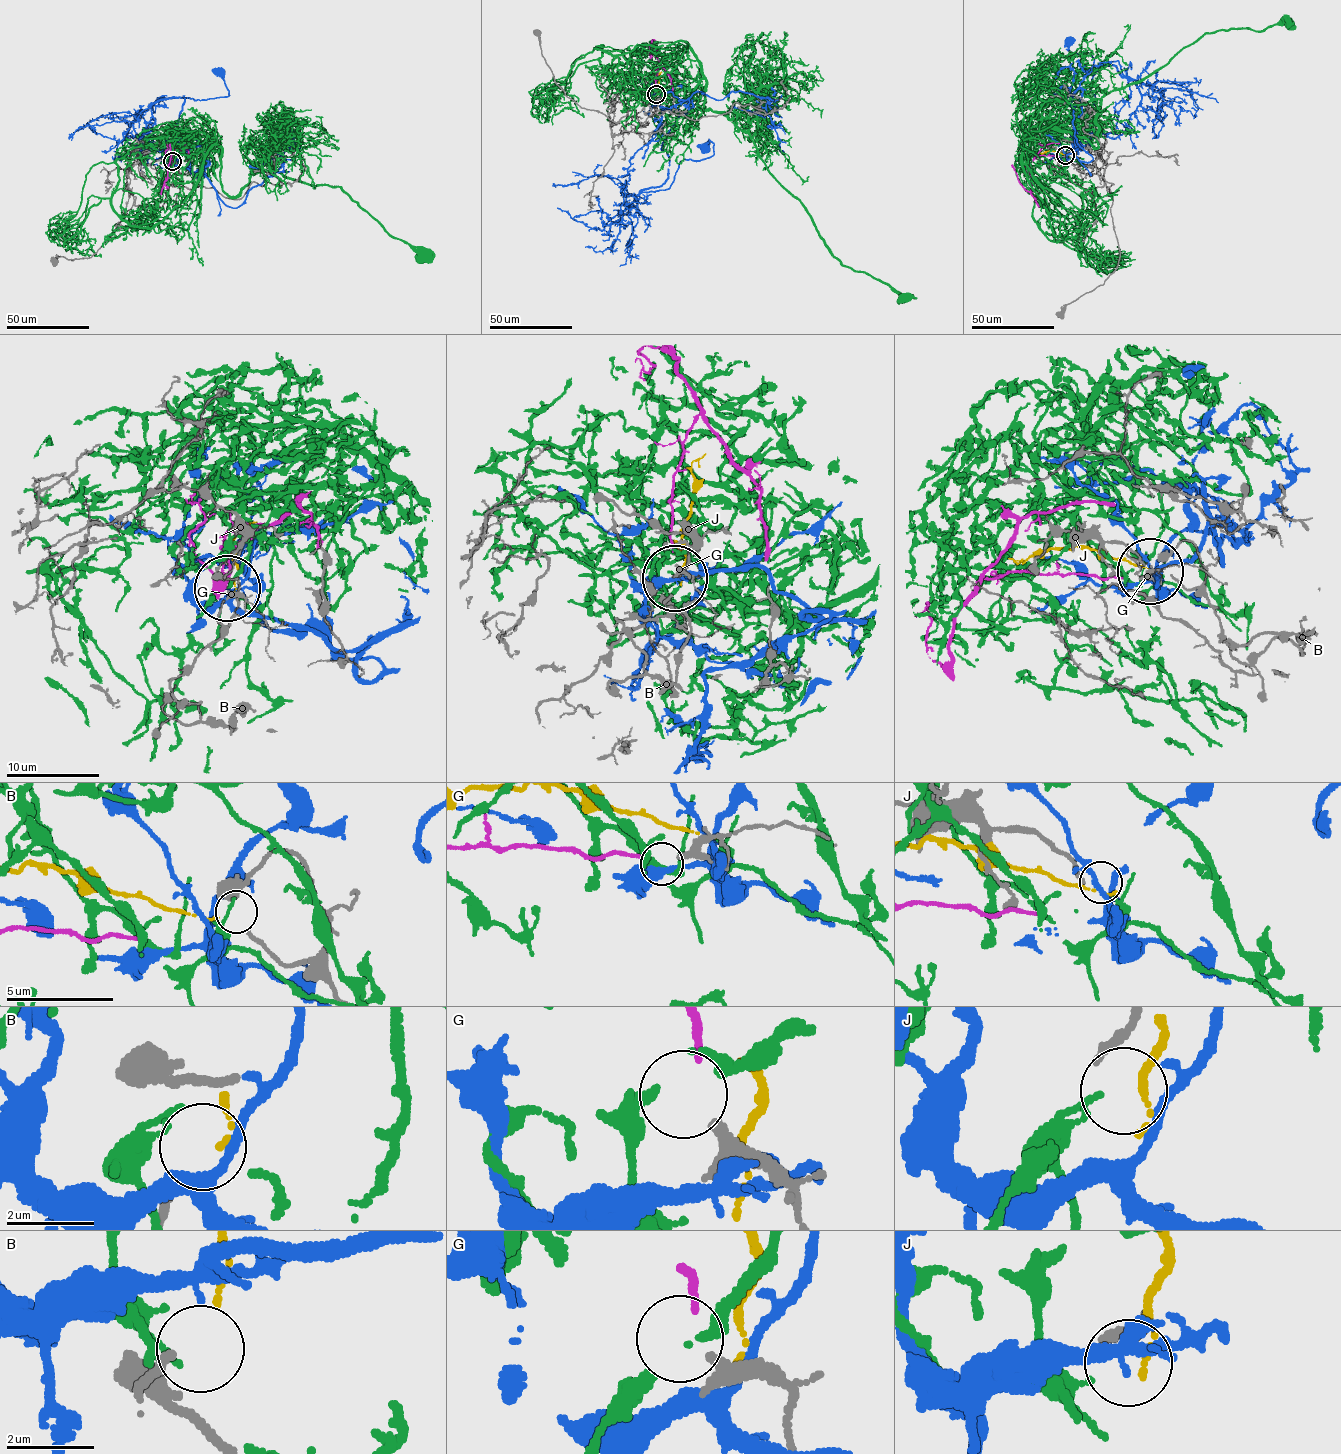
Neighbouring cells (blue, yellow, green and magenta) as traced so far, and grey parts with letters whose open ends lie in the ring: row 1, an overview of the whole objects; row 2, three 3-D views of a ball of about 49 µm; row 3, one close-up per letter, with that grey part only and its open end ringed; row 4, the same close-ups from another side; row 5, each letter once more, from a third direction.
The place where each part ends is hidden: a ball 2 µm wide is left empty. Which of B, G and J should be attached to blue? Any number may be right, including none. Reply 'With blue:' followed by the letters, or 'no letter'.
With blue: no letter

